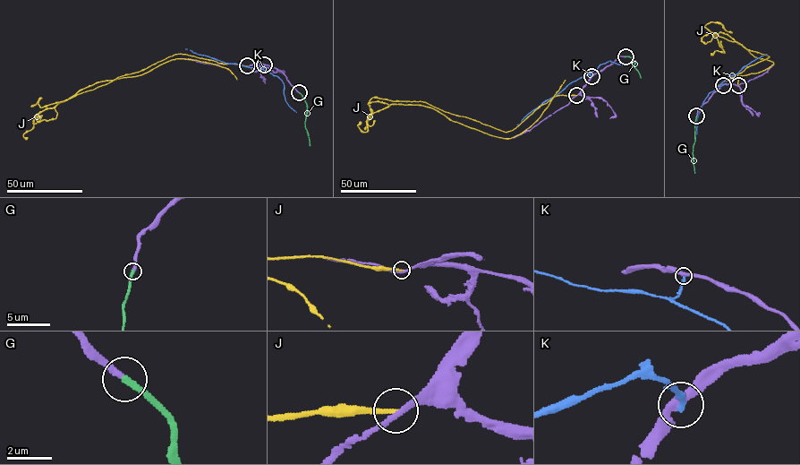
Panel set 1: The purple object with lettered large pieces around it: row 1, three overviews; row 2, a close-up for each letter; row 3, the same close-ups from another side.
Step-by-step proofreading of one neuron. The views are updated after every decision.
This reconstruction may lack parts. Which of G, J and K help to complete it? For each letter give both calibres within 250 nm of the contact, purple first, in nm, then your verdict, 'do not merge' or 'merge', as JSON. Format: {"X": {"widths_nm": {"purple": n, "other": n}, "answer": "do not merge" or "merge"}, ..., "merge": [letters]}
{"G": {"widths_nm": {"purple": 240, "other": 280}, "answer": "merge"}, "J": {"widths_nm": {"purple": 220, "other": 200}, "answer": "do not merge"}, "K": {"widths_nm": {"purple": 360, "other": 240}, "answer": "do not merge"}, "merge": ["G"]}

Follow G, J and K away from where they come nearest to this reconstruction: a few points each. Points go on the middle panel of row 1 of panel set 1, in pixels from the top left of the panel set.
G: (625, 56), (634, 59), (634, 67), (641, 77)
J: (576, 95), (555, 96), (505, 132), (423, 101), (395, 104), (428, 107), (508, 139), (533, 124), (565, 80)
K: (591, 76), (588, 74), (571, 82), (516, 125)

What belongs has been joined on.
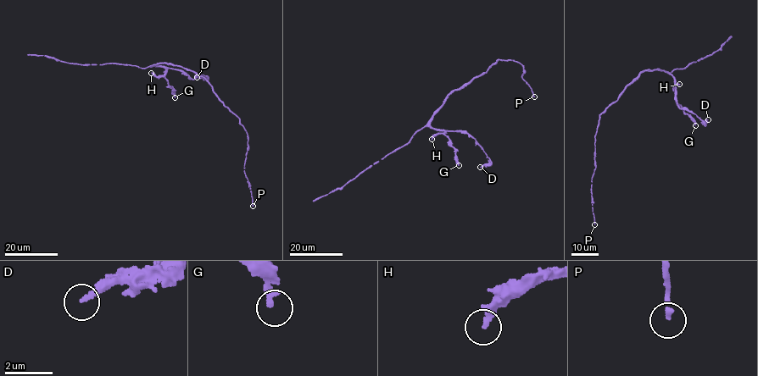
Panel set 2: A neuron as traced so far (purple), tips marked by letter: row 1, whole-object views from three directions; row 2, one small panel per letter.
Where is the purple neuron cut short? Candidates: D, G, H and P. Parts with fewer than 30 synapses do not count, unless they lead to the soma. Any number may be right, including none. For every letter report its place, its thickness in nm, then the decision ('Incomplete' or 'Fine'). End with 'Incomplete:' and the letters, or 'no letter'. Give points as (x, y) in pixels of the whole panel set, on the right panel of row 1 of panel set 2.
D: Place: (708, 119). Thickness 180 nm. Fine
G: Place: (695, 125). Thickness 200 nm. Fine
H: Place: (679, 84). Thickness 260 nm. Incomplete
P: Place: (594, 224). Thickness 180 nm. Fine
Incomplete: H

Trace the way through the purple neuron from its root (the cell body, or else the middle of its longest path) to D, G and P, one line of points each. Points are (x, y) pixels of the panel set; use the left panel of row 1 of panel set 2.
D: (181, 67), (165, 62), (152, 65), (181, 69), (193, 79), (200, 74), (207, 76), (197, 77)
G: (181, 67), (165, 62), (152, 65), (165, 69), (165, 78), (169, 86), (174, 89), (175, 97)
P: (181, 67), (203, 76), (246, 130), (248, 149), (244, 173), (248, 182), (253, 206)

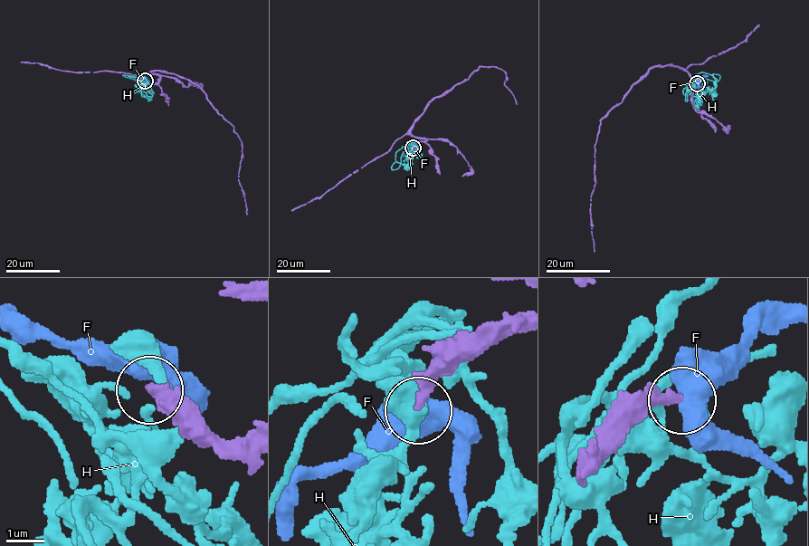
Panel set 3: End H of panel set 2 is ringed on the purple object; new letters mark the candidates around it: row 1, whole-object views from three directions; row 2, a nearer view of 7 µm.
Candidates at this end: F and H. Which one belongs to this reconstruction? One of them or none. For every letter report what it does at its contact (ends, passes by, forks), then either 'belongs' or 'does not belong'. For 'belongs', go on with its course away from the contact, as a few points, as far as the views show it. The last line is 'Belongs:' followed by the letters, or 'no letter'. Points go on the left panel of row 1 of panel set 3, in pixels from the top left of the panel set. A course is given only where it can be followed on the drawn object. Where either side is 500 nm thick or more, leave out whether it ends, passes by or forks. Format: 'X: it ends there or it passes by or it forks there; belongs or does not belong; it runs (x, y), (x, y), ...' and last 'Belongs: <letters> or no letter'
F: does not belong
H: does not belong
Belongs: no letter

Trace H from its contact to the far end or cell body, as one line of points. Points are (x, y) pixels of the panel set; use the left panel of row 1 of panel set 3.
H: (145, 81), (123, 75), (133, 79), (141, 90)

